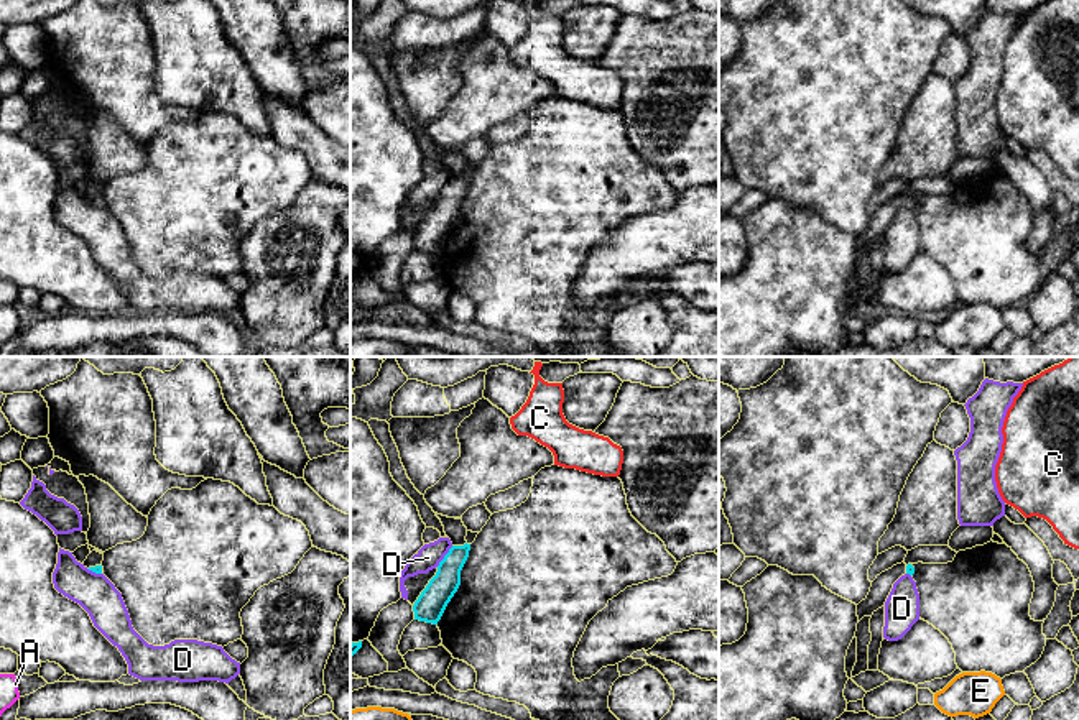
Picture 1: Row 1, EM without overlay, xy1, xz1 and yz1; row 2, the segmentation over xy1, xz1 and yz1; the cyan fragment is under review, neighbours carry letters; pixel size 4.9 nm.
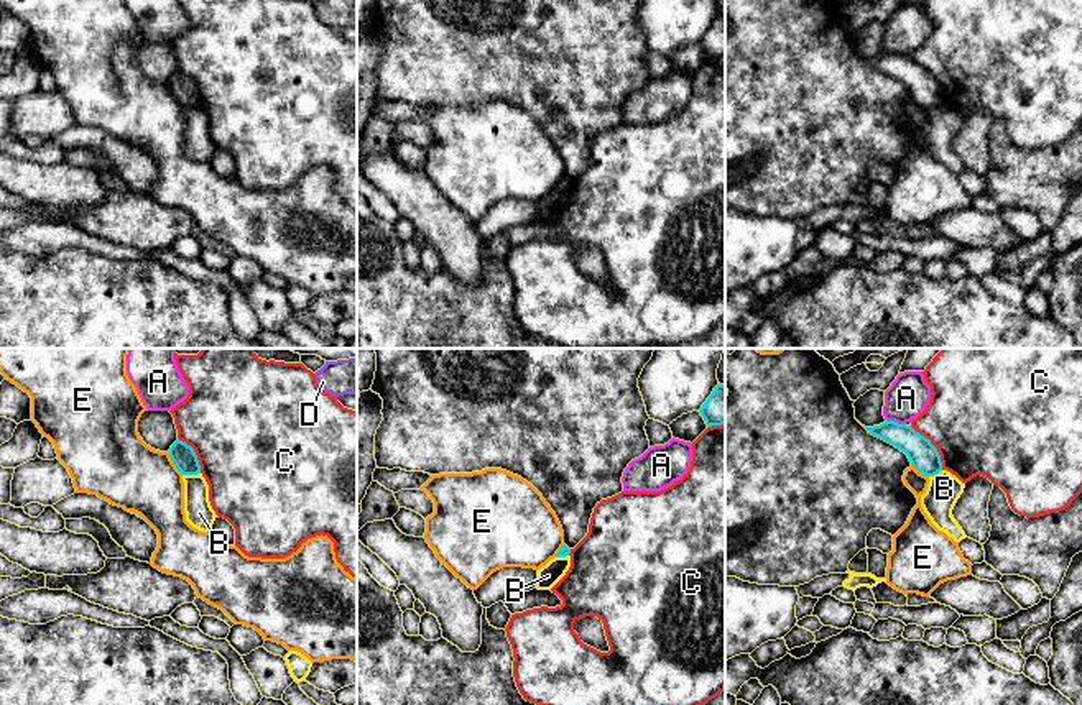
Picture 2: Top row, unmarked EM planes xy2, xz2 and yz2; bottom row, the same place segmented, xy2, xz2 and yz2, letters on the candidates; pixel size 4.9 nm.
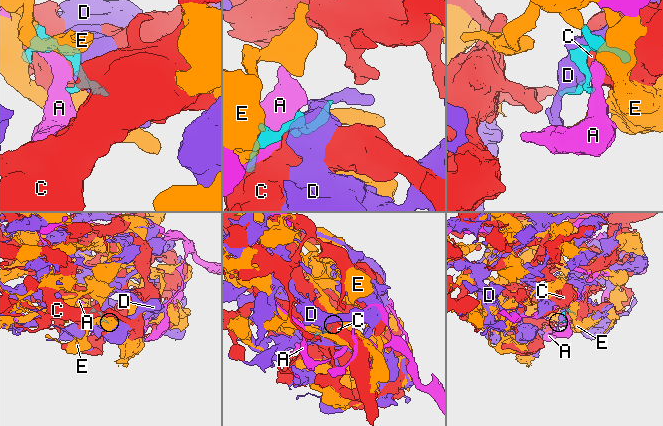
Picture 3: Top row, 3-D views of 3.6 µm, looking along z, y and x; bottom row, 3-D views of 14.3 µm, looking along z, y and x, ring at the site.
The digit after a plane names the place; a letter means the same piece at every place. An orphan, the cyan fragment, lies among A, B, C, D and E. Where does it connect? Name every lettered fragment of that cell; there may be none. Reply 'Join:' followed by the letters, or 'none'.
Join: none

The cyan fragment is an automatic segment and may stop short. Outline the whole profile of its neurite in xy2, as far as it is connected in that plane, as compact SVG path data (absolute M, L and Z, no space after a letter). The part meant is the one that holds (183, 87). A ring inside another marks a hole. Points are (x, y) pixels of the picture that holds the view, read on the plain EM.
M178 71L169 81L169 89L183 107L201 105L197 87L194 81L187 77L186 74Z

